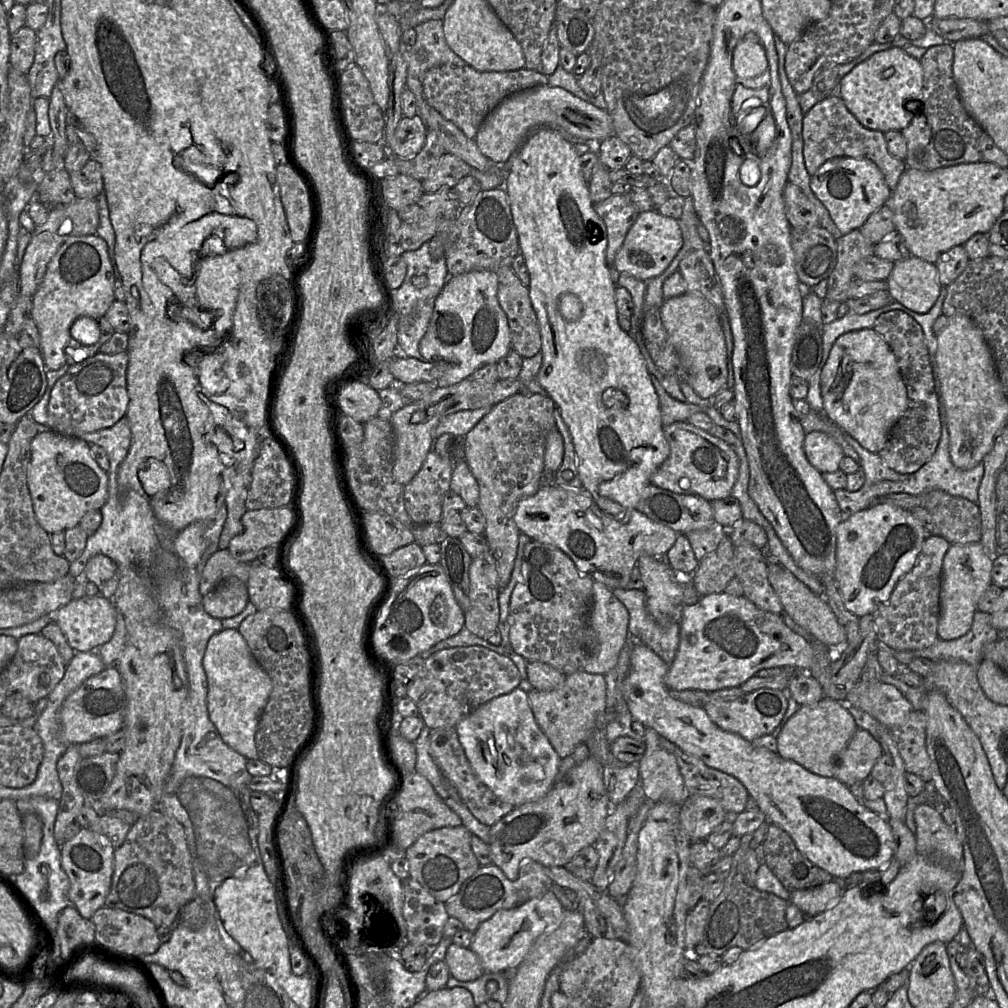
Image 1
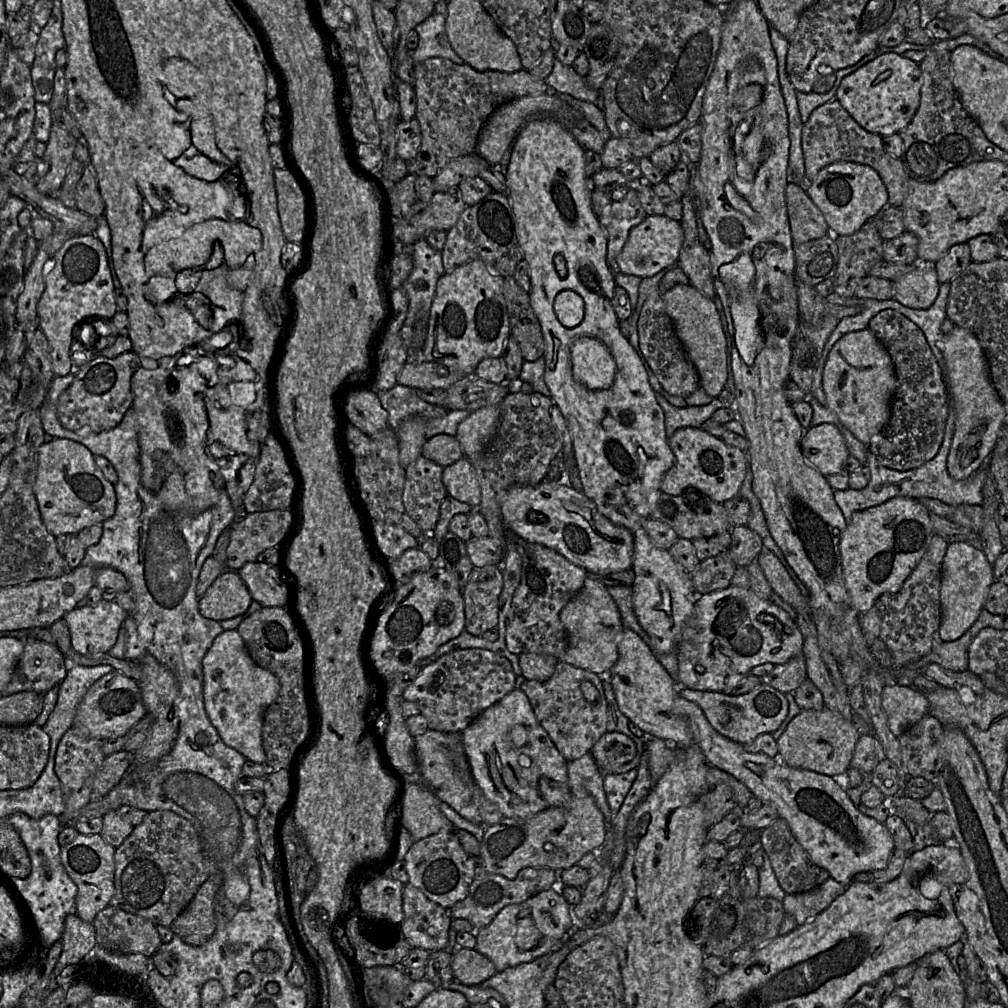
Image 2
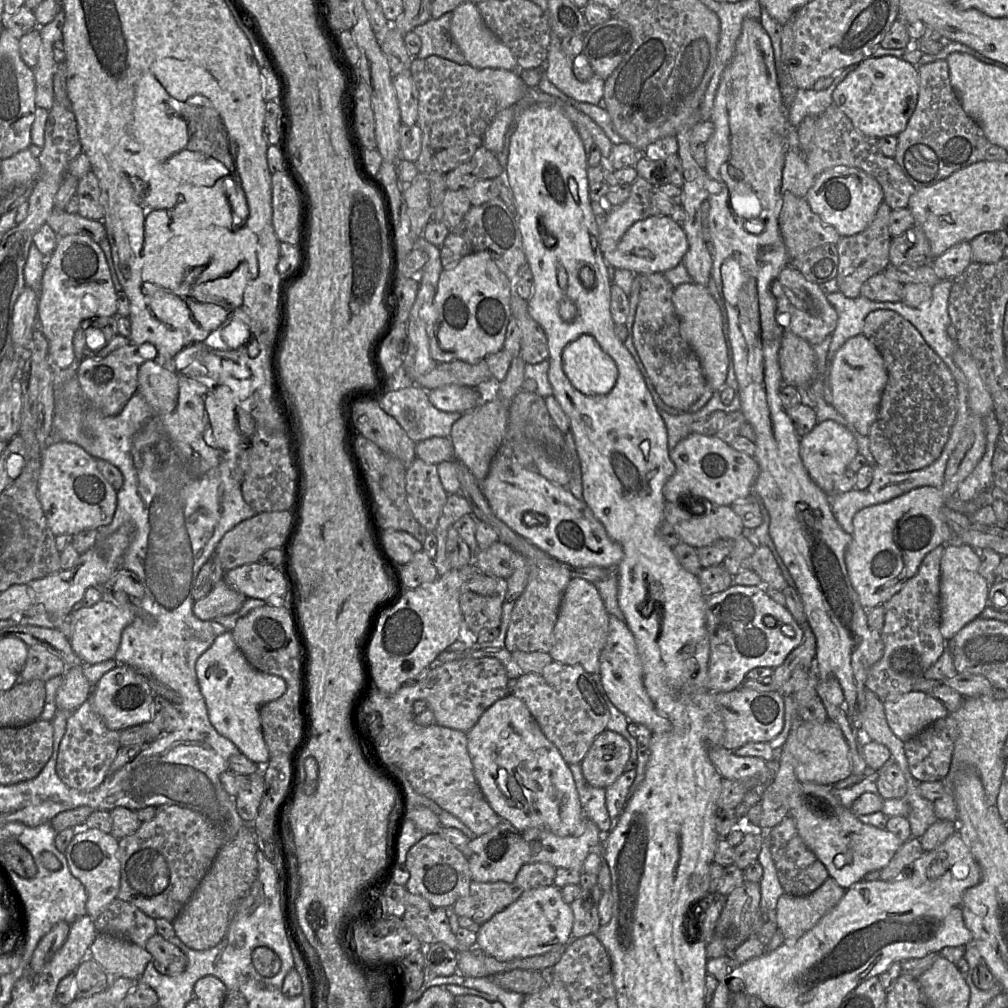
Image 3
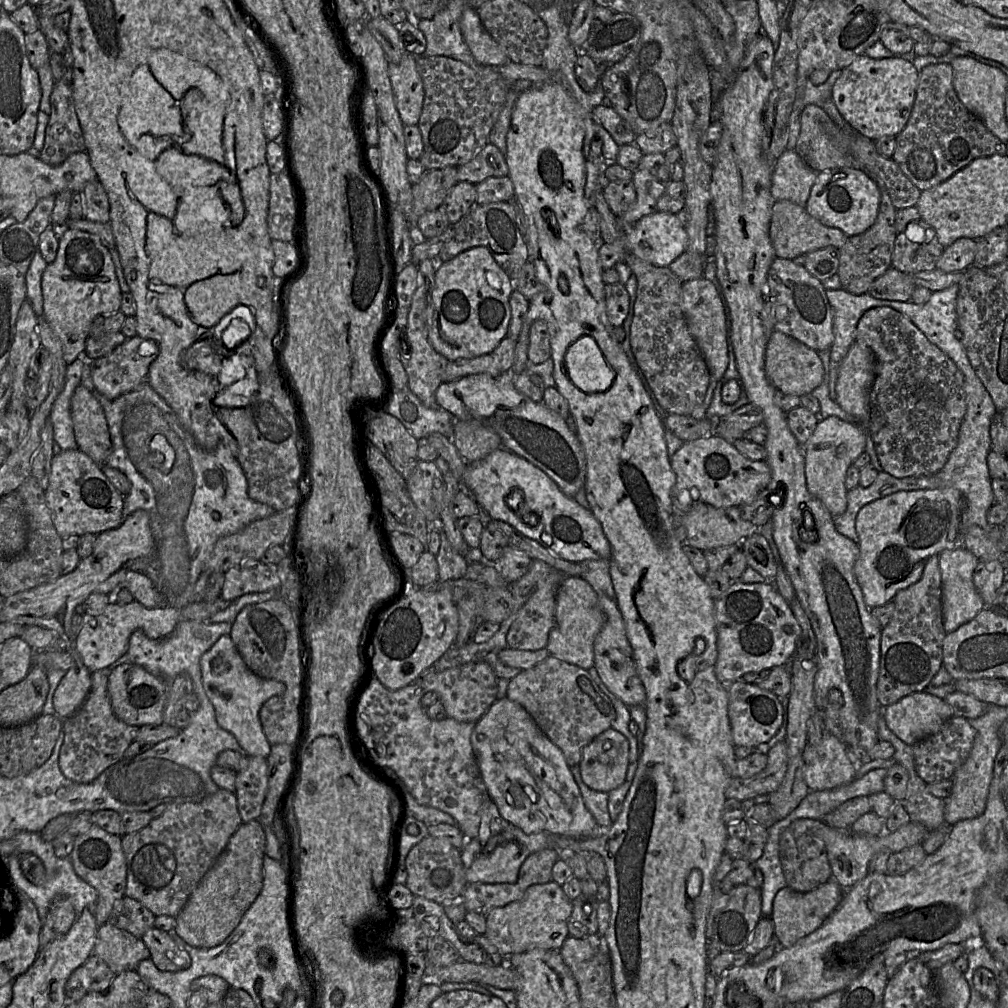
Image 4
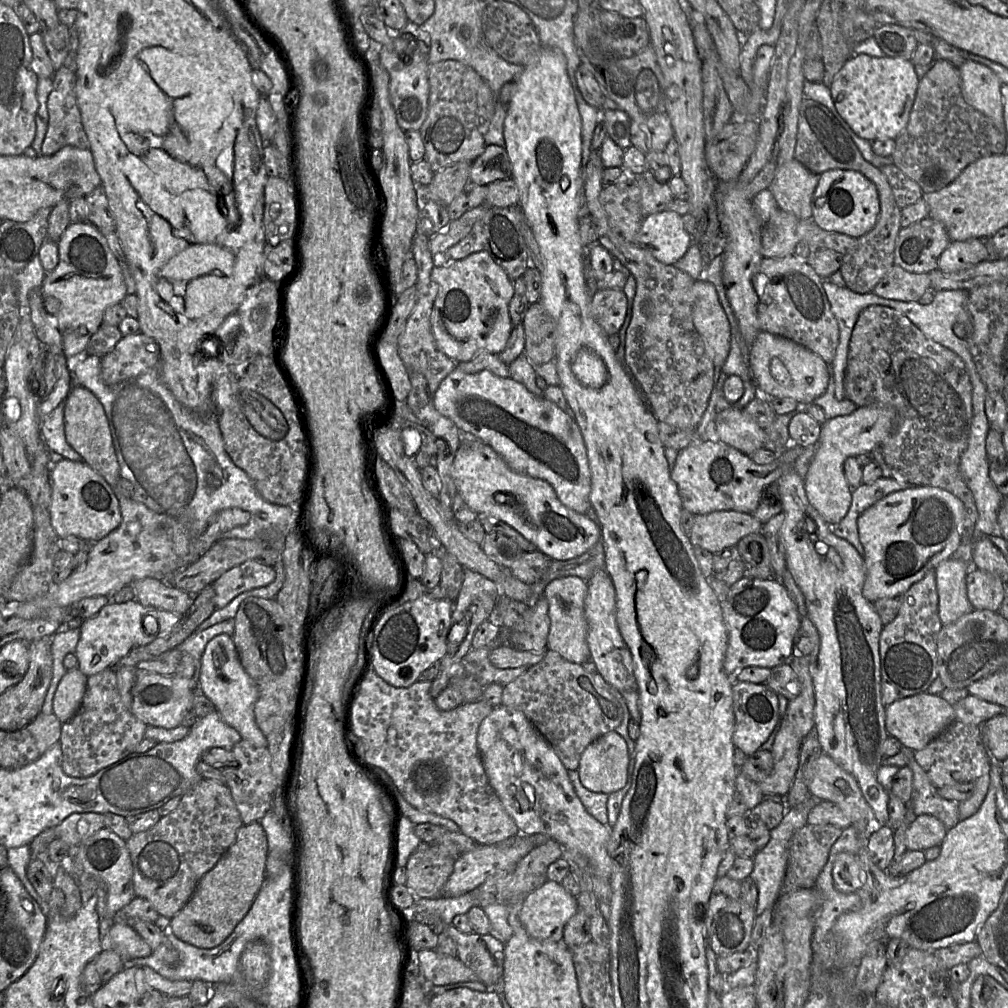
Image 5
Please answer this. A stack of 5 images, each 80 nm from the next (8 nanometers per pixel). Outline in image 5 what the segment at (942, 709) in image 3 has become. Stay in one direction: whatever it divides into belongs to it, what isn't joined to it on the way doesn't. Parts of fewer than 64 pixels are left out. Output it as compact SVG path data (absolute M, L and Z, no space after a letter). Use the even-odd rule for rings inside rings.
M920 693L895 701L885 707L885 726L889 736L895 737L903 747L918 751L956 721L953 706L938 695Z

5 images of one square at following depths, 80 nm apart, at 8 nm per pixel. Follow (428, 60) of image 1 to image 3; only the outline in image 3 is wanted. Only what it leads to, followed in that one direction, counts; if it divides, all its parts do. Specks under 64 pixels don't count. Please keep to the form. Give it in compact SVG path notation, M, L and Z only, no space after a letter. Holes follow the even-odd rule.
M447 12L439 18L430 19L413 29L421 39L421 49L416 57L425 59L431 55L436 55L459 65L468 64L451 35L451 19L452 12Z

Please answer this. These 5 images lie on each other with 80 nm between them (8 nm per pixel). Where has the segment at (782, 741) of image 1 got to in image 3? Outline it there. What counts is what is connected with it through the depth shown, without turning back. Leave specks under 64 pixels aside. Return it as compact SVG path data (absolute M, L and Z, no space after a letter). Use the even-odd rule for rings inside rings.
M831 720L822 723L801 721L797 729L790 730L784 748L793 757L795 775L801 783L833 786L852 774L848 744L840 727Z

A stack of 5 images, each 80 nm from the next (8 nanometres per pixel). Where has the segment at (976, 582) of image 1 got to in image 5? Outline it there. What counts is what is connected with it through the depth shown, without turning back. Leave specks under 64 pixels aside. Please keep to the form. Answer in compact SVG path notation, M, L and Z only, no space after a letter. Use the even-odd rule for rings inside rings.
M951 557L935 568L938 614L943 625L948 625L974 610L966 589L966 577L971 567L963 560Z

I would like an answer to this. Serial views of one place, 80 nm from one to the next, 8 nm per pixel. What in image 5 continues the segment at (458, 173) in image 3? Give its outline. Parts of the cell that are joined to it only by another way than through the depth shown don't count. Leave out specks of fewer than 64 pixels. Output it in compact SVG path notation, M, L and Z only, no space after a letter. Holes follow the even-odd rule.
M486 145L483 153L472 162L469 176L470 181L479 185L512 178L512 165L506 148Z

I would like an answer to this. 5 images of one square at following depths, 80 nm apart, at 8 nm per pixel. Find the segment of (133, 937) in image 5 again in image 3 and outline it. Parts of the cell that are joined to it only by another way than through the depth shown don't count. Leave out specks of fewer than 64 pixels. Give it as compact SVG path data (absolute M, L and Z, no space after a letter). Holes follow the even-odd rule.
M98 933L89 948L88 957L92 957L111 978L129 978L139 980L147 964L152 961L151 954L143 947L129 941Z

